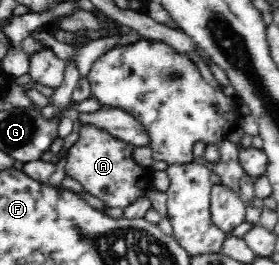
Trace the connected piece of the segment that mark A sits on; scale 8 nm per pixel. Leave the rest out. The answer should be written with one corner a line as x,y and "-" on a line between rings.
84,124
79,129
77,141
67,153
64,172
66,176
76,179
83,191
103,201
105,207
124,209
143,196
146,179
150,175
136,164
133,151
134,146
130,142
119,140
94,124

